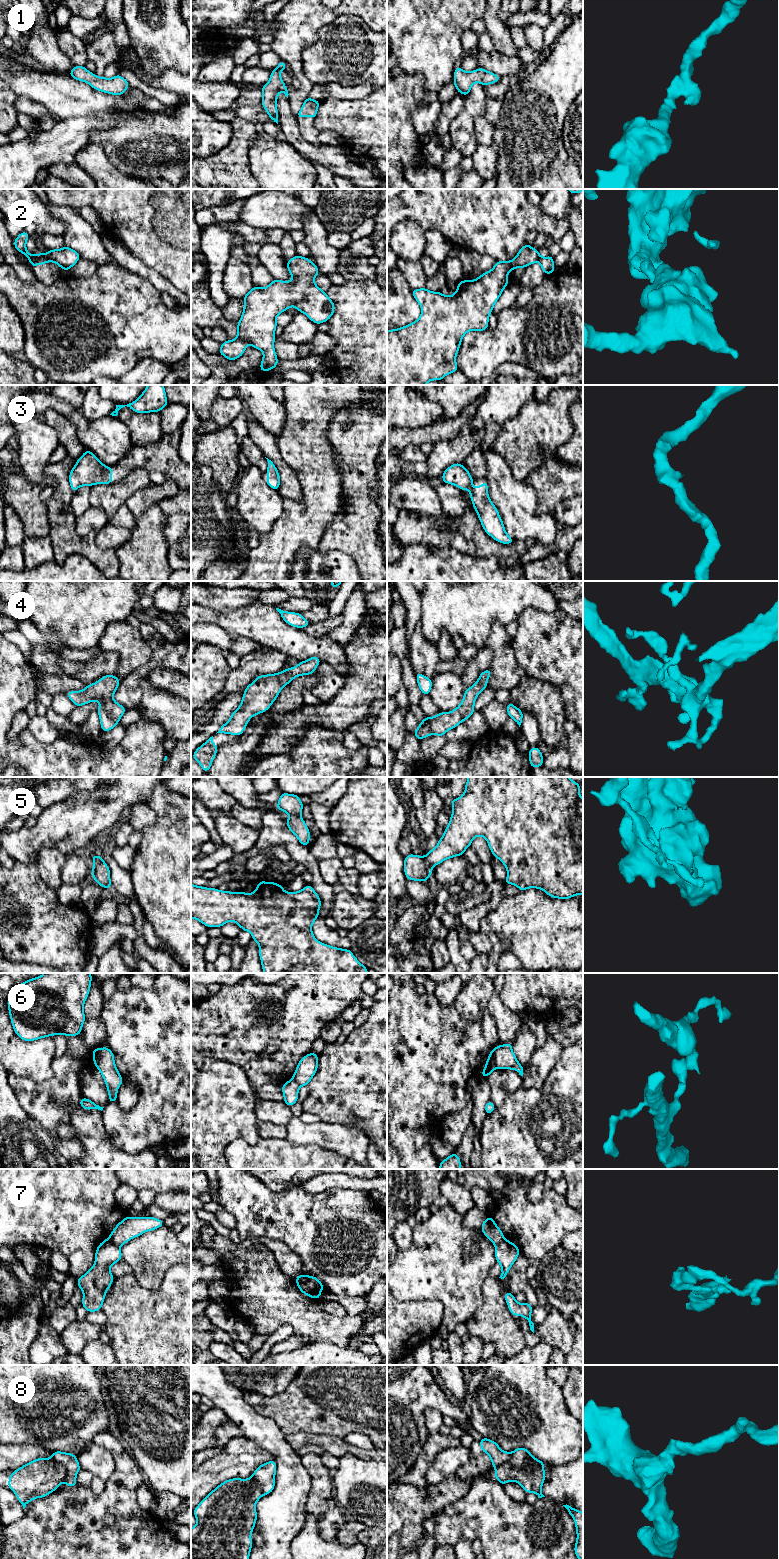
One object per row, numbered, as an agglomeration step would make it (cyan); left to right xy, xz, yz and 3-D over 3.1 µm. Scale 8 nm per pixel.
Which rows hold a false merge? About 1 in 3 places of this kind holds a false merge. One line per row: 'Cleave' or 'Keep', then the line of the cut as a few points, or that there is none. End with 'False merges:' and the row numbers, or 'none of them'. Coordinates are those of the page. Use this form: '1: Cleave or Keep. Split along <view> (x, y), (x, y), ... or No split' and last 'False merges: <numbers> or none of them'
1: Keep. No split
2: Cleave. Split along xy (38, 253), (50, 261)
3: Keep. No split
4: Keep. No split
5: Cleave. Split along yz (424, 857), (424, 860), (431, 867)
6: Cleave. Split along yz (493, 1049), (493, 1059), (497, 1067)
7: Cleave. Split along xz (309, 1276), (322, 1289)
8: Cleave. Split along xy (51, 1457), (64, 1466), (66, 1471), (64, 1480)
False merges: 2, 5, 6, 7, 8

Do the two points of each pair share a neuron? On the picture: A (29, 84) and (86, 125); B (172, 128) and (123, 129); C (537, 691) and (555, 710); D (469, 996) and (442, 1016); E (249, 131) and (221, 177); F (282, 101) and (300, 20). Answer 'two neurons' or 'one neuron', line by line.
A: two neurons
B: one neuron
C: one neuron
D: one neuron
E: one neuron
F: two neurons

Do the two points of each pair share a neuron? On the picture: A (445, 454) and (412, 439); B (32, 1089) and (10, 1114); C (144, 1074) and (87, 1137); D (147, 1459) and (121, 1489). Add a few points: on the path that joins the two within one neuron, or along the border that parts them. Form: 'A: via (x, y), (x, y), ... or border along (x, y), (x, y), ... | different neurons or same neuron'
A: via (441, 445), (433, 437), (421, 437) | same neuron
B: border along (10, 1086), (21, 1107), (35, 1121) | different neurons
C: border along (101, 1111), (104, 1129), (111, 1142) | different neurons
D: border along (126, 1448), (146, 1481) | different neurons

